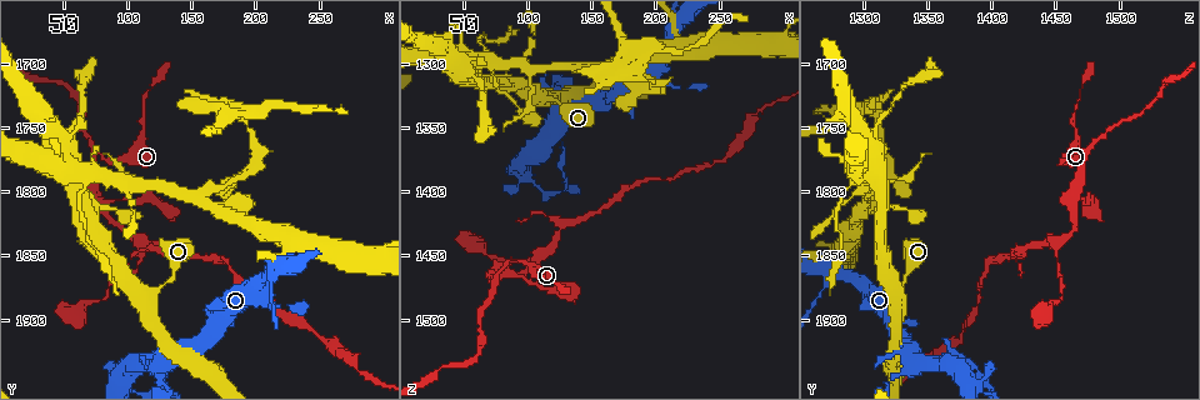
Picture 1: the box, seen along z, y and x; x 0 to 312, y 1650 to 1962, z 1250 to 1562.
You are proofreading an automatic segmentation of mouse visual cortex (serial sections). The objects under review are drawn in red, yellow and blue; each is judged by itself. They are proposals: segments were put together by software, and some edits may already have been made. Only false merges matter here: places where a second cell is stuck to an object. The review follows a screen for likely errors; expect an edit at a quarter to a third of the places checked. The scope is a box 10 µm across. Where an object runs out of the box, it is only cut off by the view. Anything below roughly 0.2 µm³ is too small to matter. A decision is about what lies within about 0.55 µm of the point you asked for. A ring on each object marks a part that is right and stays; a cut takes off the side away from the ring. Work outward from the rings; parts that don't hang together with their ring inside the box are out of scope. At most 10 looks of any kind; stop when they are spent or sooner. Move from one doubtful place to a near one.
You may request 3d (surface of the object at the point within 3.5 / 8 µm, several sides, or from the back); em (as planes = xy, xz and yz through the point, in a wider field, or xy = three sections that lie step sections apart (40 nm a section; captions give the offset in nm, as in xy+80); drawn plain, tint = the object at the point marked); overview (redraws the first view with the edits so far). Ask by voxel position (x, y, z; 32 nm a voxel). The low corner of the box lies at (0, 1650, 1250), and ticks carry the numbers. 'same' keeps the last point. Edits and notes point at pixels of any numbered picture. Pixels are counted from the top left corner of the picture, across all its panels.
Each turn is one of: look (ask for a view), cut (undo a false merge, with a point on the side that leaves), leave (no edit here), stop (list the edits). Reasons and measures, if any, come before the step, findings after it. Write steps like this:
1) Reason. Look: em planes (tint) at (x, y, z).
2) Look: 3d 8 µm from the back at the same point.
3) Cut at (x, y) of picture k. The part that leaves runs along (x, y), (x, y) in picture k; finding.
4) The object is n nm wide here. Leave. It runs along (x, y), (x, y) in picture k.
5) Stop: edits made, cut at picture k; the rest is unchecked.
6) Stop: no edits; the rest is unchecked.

Look: 3d 3.5 µm at (72, 1768, 1470).

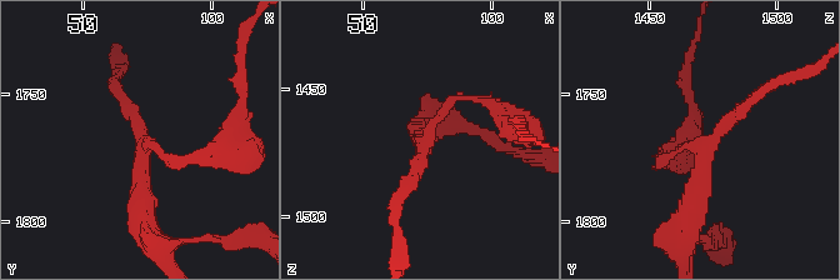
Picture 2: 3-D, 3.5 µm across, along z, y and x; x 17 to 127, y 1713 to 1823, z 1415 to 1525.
Look: em xy step 3 (tint) at (73, 1772, 1469).

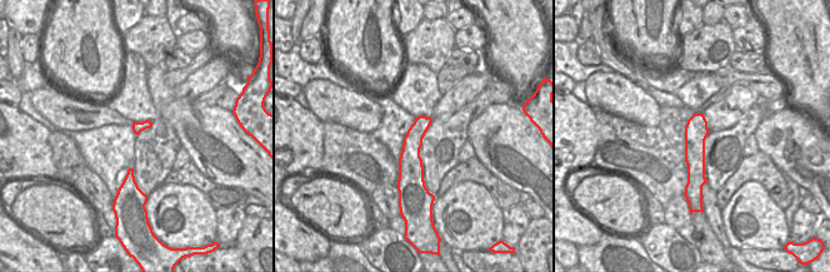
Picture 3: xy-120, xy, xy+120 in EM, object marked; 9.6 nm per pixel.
Leave. It runs along (663, 154), (701, 150), (685, 228) in picture 2; all the same cell.

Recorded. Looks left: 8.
Thin neck. Look: 3d 8 µm at (124, 1938, 1336).

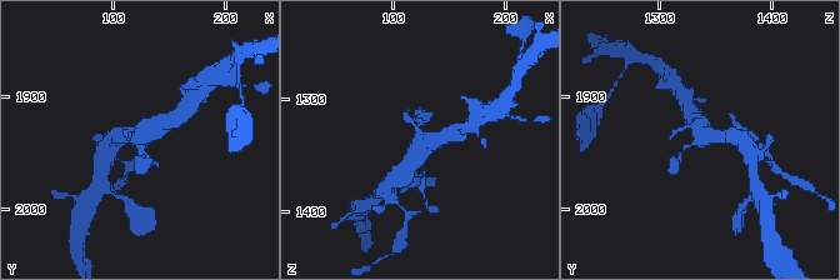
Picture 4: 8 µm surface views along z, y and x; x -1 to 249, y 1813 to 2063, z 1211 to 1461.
Look: 3d 3.5 µm at the same point.

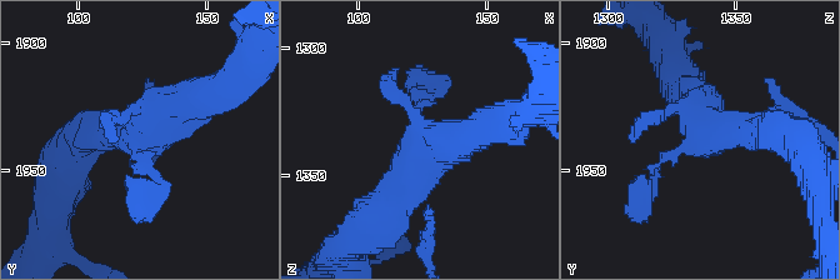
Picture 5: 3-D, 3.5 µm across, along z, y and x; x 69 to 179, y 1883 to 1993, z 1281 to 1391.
Shape alone is not enough. Look: em xy step 5 (tint) at (122, 1939, 1334).

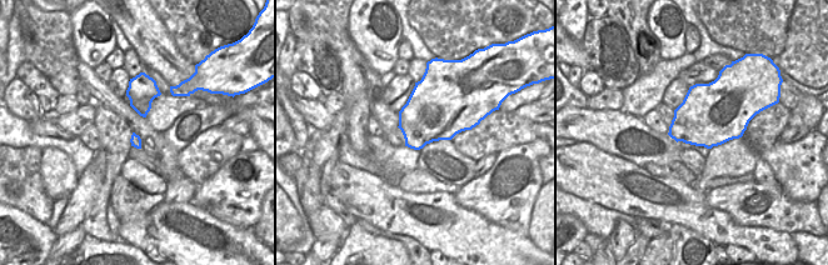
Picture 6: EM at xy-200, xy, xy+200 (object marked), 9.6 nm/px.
Leave. It runs along (495, 123), (434, 148), (376, 219) in picture 5; one cell here.

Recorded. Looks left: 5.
Small branch off a trunk. Look: 3d 3.5 µm at (114, 1880, 1328).

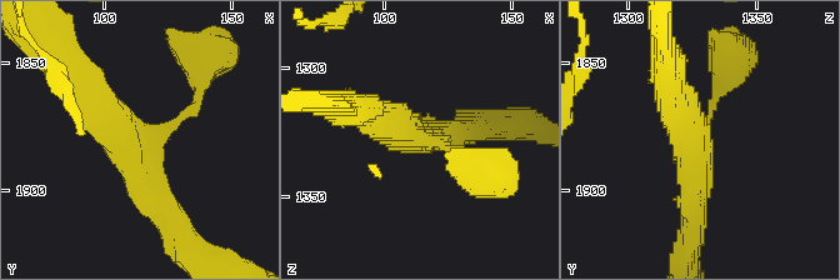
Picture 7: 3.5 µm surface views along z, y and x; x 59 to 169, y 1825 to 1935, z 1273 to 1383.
Look: em xy step 5 (tint) at (117, 1879, 1328).

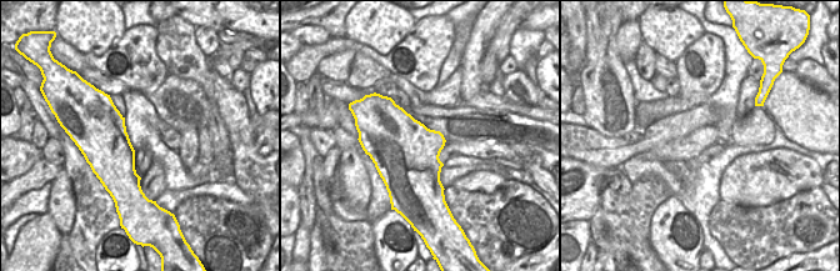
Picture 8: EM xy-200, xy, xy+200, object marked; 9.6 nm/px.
Leave. All the same cell.

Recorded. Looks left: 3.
Abrupt turn. Look: 3d 8 µm at (54, 1782, 1306).

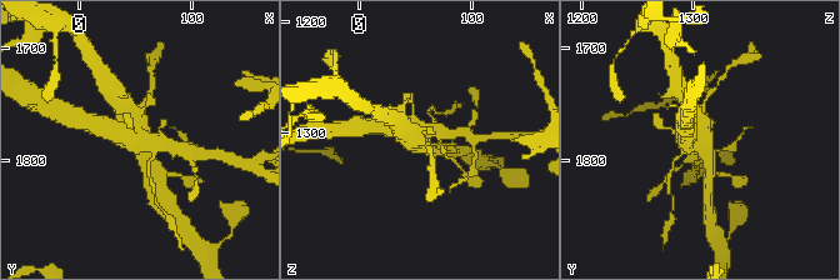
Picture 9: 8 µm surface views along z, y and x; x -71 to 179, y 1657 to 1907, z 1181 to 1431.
Need the tissue. Look: em xy step 5 (tint) at the same point.

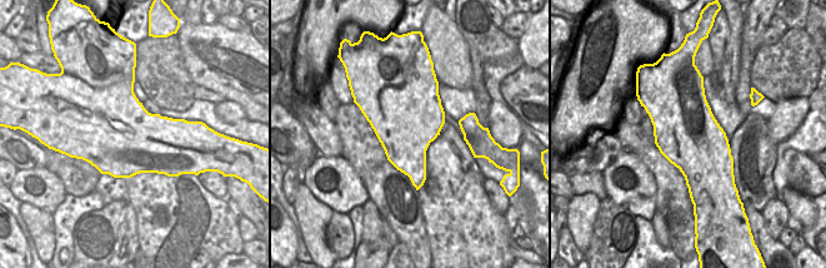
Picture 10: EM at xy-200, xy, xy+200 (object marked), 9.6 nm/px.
Cut at (158, 148) of picture 9. The part that leaves runs along (139, 139), (185, 150) in picture 9; two cells meet here.

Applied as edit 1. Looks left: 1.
Stop: edits made, cut at picture 9; the rest is unchecked.

